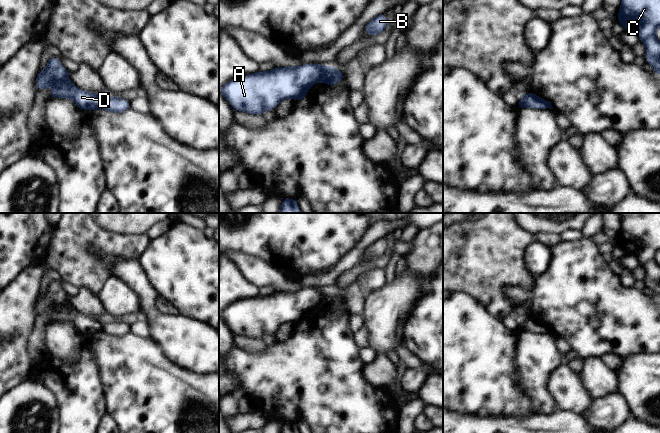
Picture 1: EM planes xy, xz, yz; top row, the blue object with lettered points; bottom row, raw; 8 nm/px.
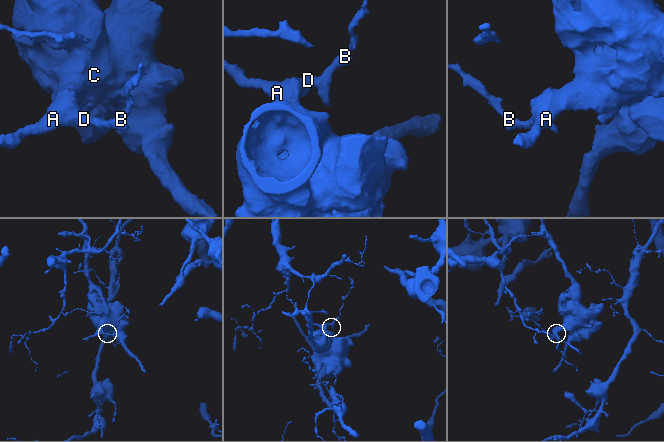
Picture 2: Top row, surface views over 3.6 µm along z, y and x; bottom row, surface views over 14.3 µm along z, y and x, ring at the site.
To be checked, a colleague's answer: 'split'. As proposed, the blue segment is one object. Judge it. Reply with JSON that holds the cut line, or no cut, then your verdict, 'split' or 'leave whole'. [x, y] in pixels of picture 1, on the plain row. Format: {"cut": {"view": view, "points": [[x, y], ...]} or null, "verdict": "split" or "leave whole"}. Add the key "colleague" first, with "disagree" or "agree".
{"colleague": "agree", "cut": {"view": "xz", "points": [[326, 291], [318, 304]]}, "verdict": "split"}

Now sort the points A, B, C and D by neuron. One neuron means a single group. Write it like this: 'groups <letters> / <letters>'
groups A C D / B

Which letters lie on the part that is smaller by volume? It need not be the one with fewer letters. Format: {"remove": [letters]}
{"remove": ["B"]}

